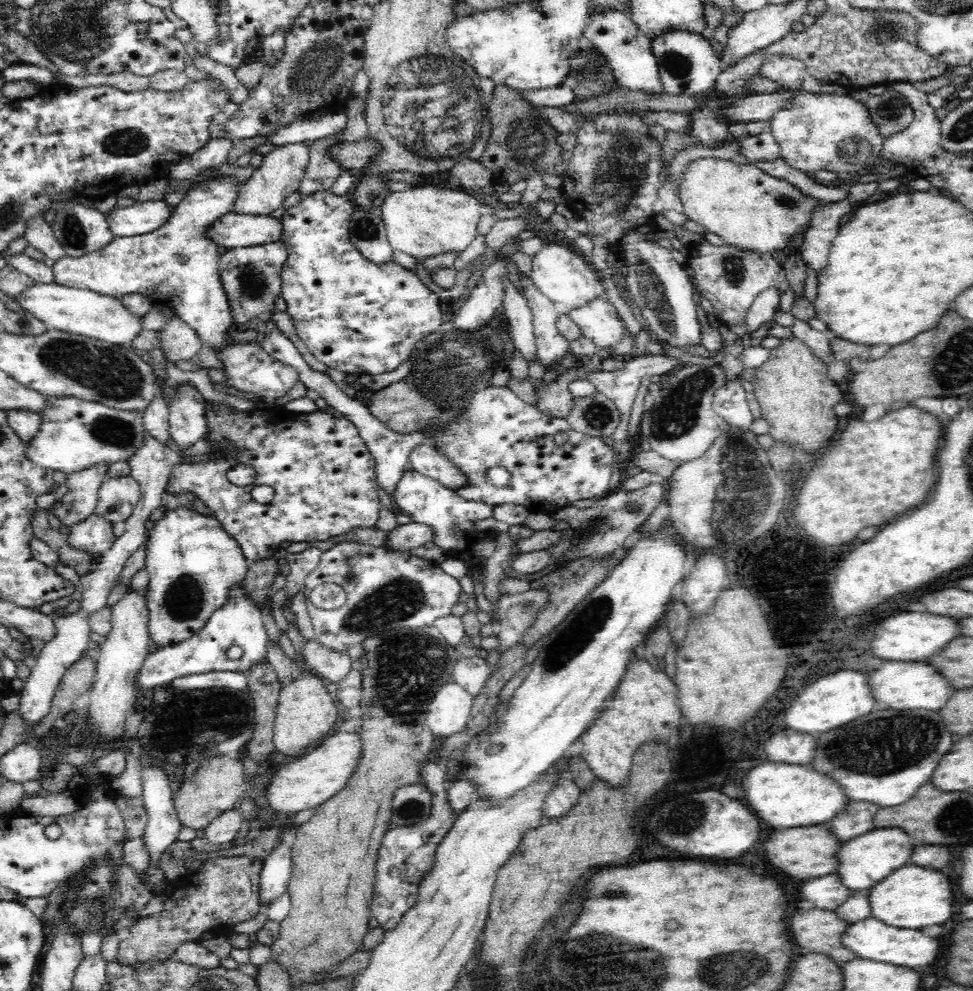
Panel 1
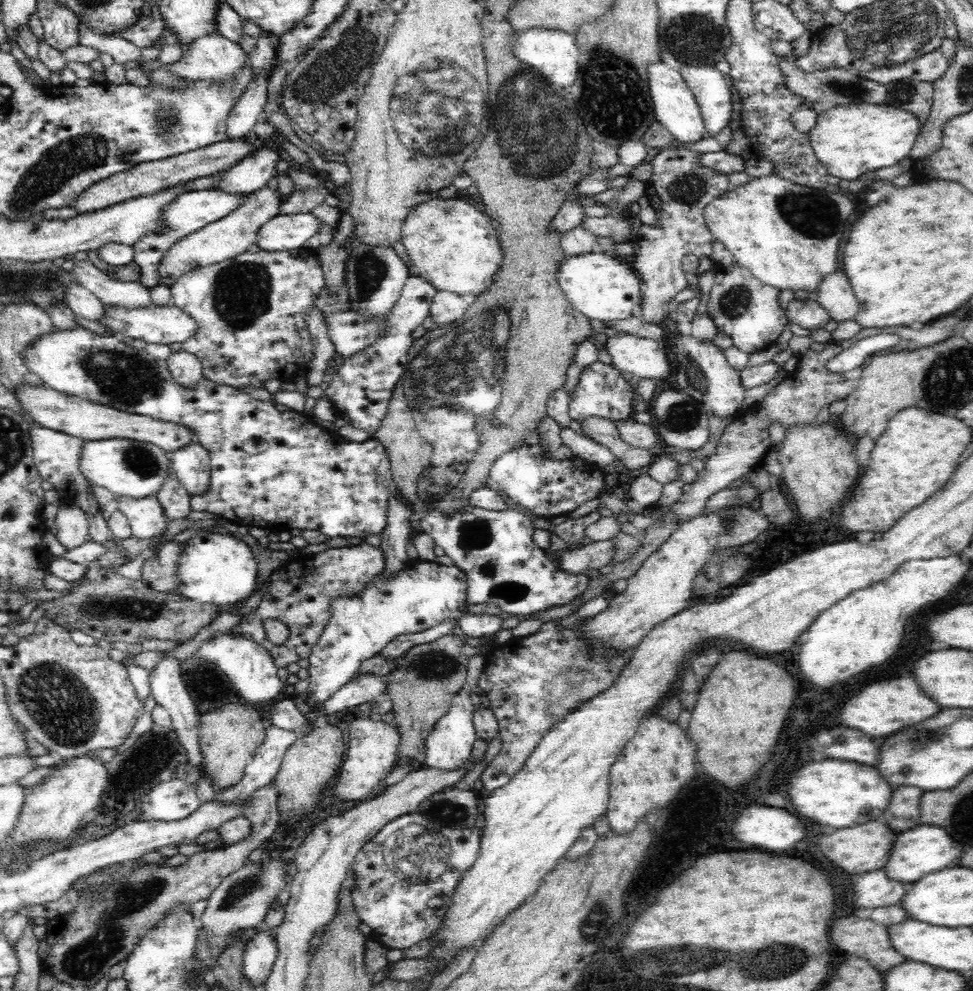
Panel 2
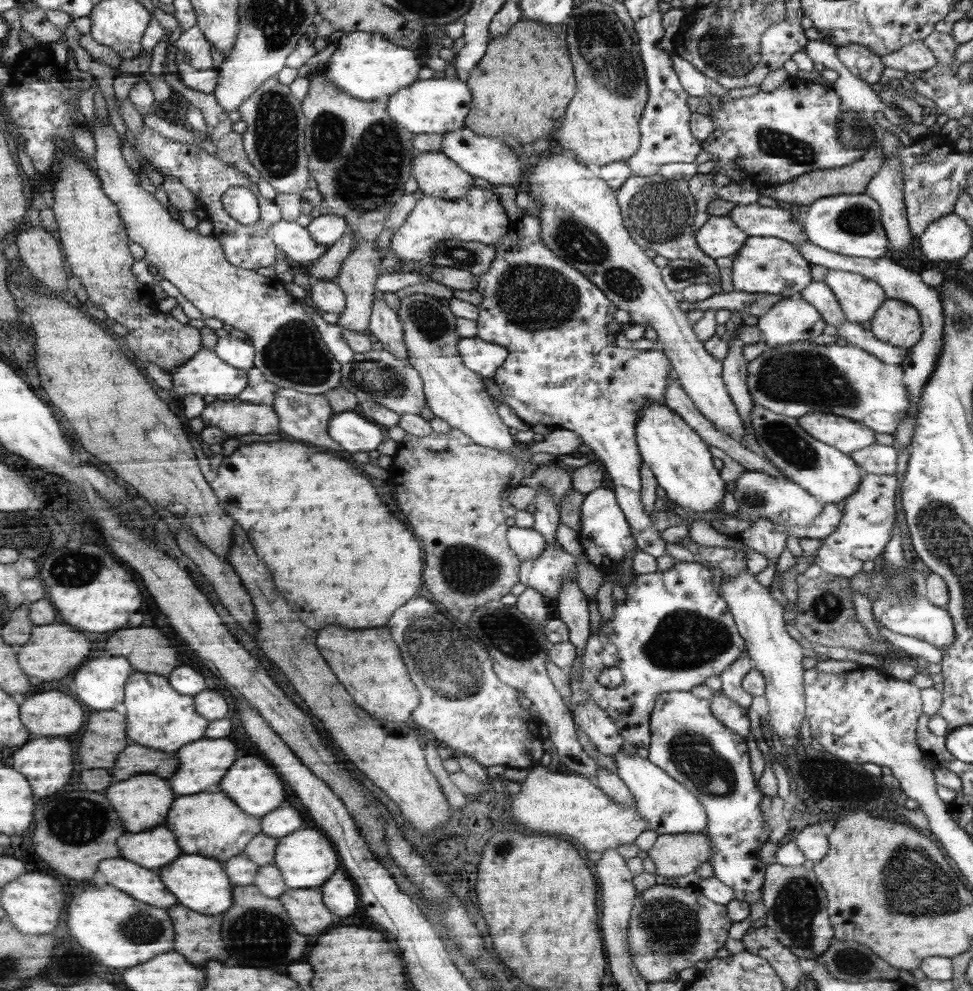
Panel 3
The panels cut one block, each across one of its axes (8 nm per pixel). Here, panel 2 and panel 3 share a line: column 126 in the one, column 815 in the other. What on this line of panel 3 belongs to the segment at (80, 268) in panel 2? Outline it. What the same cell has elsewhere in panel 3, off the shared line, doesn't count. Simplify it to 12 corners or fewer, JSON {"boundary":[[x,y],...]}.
{"boundary":[[824,281],[808,284],[803,300],[832,326],[847,320]]}

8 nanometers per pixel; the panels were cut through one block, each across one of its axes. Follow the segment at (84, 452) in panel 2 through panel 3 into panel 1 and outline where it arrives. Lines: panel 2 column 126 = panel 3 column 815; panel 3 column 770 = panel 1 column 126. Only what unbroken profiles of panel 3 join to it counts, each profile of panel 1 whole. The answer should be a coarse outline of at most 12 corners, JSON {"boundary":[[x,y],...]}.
{"boundary":[[45,396],[23,454],[48,471],[129,461],[143,413]]}

